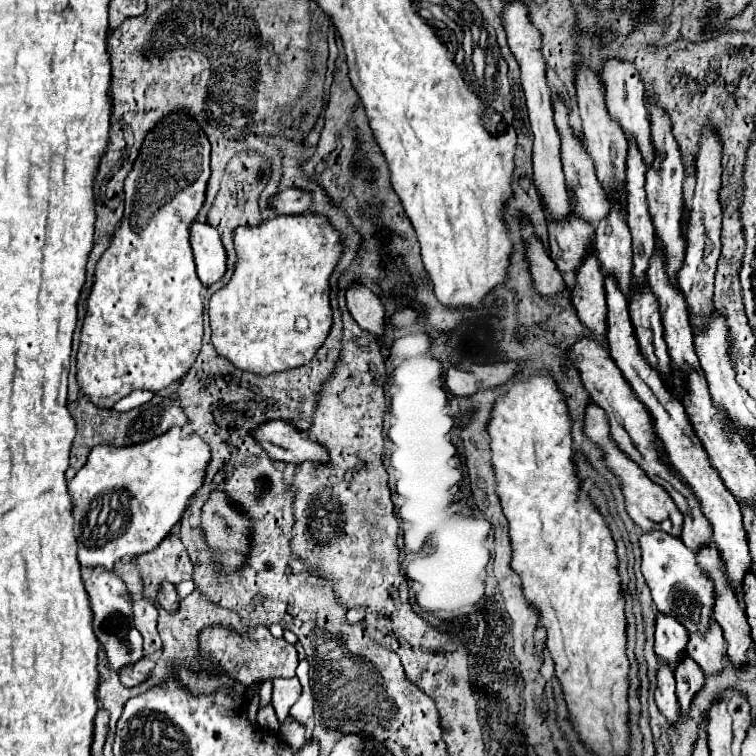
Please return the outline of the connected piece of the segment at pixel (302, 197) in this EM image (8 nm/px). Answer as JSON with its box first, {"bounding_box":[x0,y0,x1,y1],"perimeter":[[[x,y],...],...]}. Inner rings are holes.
{"bounding_box":[269,189,311,215],"perimeter":[[[285,189],[269,199],[269,211],[277,215],[297,215],[309,209],[311,209],[311,195],[299,189]]]}

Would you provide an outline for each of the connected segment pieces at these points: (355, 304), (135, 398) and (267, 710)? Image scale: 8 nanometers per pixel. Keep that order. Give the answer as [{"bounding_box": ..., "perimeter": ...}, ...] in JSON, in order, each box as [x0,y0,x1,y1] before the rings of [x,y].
[{"bounding_box":[345,283,385,335],"perimeter":[[[351,283],[345,297],[349,313],[359,323],[359,327],[365,327],[373,335],[383,335],[385,309],[379,297],[367,285],[361,283]]]},{"bounding_box":[113,389,154,411],"perimeter":[[[141,389],[135,390],[131,393],[131,395],[127,395],[125,399],[121,399],[113,409],[115,411],[129,411],[129,409],[133,409],[133,407],[139,407],[149,402],[154,396],[154,393]]]},{"bounding_box":[257,705,279,733],"perimeter":[[[273,705],[259,707],[257,723],[259,723],[259,727],[265,727],[267,731],[273,731],[273,733],[279,731],[279,723],[277,723],[277,717],[275,717],[275,709],[273,709]]]}]

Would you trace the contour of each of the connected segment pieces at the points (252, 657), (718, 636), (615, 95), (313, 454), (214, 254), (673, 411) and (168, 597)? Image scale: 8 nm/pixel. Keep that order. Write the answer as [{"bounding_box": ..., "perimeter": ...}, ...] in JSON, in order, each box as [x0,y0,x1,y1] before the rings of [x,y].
[{"bounding_box":[199,627,299,685],"perimeter":[[[211,627],[203,631],[199,641],[203,643],[205,661],[211,661],[215,667],[223,667],[243,685],[251,685],[259,679],[265,681],[275,677],[295,677],[295,669],[299,663],[295,647],[285,639],[275,639],[269,629],[257,627],[255,631],[247,631],[243,637],[237,637],[231,631],[223,631],[223,627]]]},{"bounding_box":[687,619,723,675],"perimeter":[[[709,619],[709,627],[705,633],[689,633],[689,643],[687,643],[687,653],[691,655],[691,659],[695,659],[701,667],[703,667],[703,673],[709,675],[709,673],[717,673],[723,669],[723,633],[721,633],[721,627],[715,619]]]},{"bounding_box":[601,59,655,167],"perimeter":[[[609,59],[605,63],[605,69],[601,73],[601,81],[605,85],[605,101],[607,101],[607,109],[613,121],[617,121],[625,133],[627,139],[635,141],[639,153],[643,155],[643,161],[647,167],[653,165],[655,159],[655,147],[653,147],[653,139],[651,139],[651,123],[649,123],[649,115],[647,115],[647,107],[645,107],[645,93],[643,93],[643,85],[637,77],[635,67],[631,67],[631,63],[627,61],[619,61],[619,59]]]},{"bounding_box":[251,419,329,463],"perimeter":[[[281,419],[263,421],[251,431],[251,435],[271,459],[291,463],[301,463],[307,459],[325,463],[329,459],[327,451],[321,445],[317,445],[309,437],[303,437],[301,431],[289,421]]]},{"bounding_box":[191,221,225,285],"perimeter":[[[193,221],[191,225],[191,249],[195,255],[197,275],[203,285],[219,281],[225,273],[225,249],[221,245],[219,233],[209,223]]]},{"bounding_box":[605,279,751,587],"perimeter":[[[605,279],[605,291],[607,291],[607,311],[609,311],[607,313],[609,353],[615,359],[617,367],[623,371],[623,377],[635,391],[637,399],[647,407],[653,419],[655,435],[663,443],[663,451],[667,453],[669,463],[681,475],[681,479],[691,487],[693,495],[697,497],[701,505],[703,515],[709,519],[713,527],[713,543],[717,545],[719,553],[725,559],[727,577],[731,579],[733,587],[739,587],[743,581],[743,575],[751,569],[751,555],[747,555],[747,537],[743,535],[739,503],[727,491],[727,487],[723,487],[723,481],[719,479],[719,475],[715,475],[715,469],[711,467],[711,463],[707,463],[707,453],[703,451],[703,445],[699,445],[699,439],[695,439],[695,433],[691,431],[691,423],[687,423],[687,413],[683,411],[683,405],[679,403],[679,399],[669,389],[663,387],[663,381],[659,379],[659,375],[655,375],[655,371],[647,367],[647,361],[643,359],[643,355],[639,355],[639,345],[637,345],[633,325],[629,319],[627,299],[615,287],[613,279]]]},{"bounding_box":[157,583,179,611],"perimeter":[[[161,583],[159,591],[157,591],[157,599],[161,603],[161,607],[167,607],[167,611],[171,611],[171,607],[175,607],[175,603],[179,603],[175,585],[171,583]]]}]

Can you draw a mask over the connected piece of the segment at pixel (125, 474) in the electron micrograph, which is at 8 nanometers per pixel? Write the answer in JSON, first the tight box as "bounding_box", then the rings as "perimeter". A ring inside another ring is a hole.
{"bounding_box":[69,429,209,569],"perimeter":[[[181,429],[167,431],[167,435],[155,437],[147,443],[135,447],[107,447],[97,445],[87,463],[77,471],[69,483],[69,495],[73,501],[73,517],[79,525],[79,563],[81,567],[103,567],[113,569],[117,561],[135,559],[143,553],[151,553],[159,543],[169,535],[173,525],[181,519],[187,501],[201,487],[205,477],[205,467],[209,463],[209,447],[203,439],[197,439],[195,433],[183,435]],[[113,481],[137,481],[137,547],[107,547],[109,531],[105,525],[105,515],[101,499],[117,493],[119,487],[113,487]],[[75,483],[81,483],[79,493]]]}

